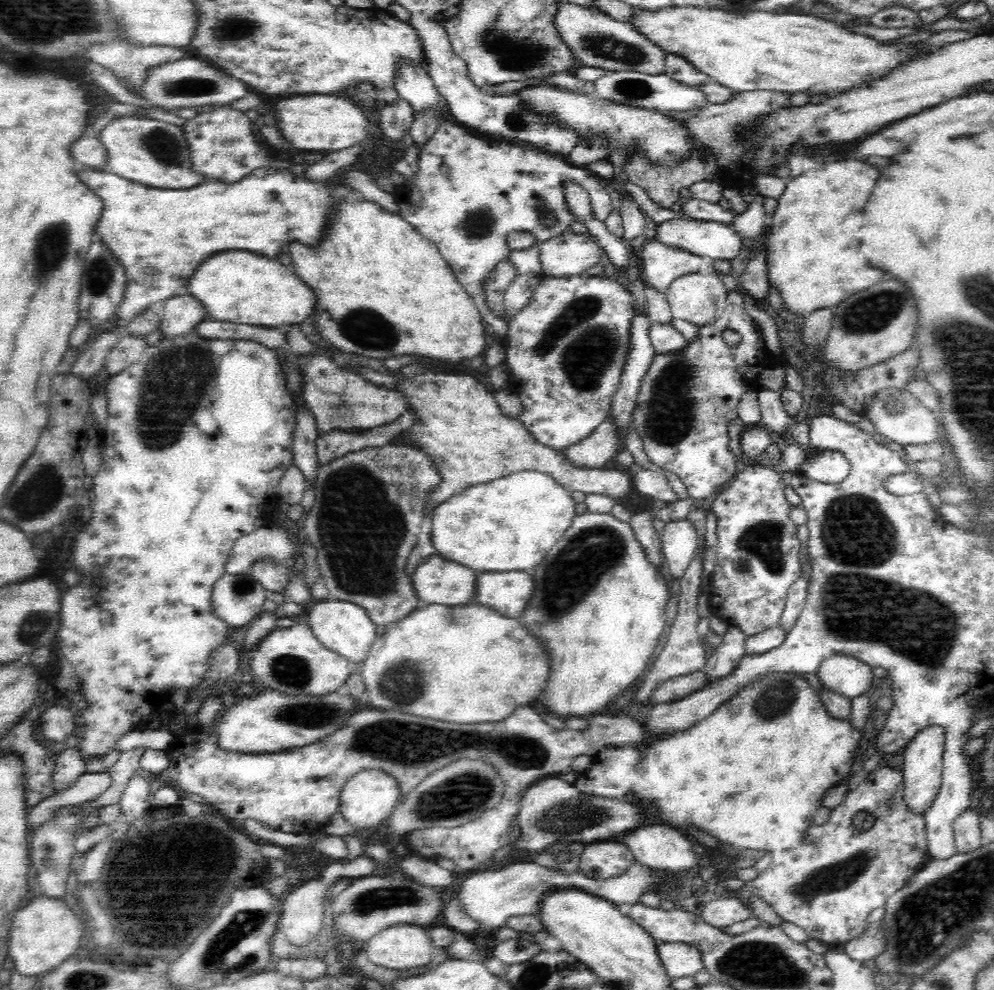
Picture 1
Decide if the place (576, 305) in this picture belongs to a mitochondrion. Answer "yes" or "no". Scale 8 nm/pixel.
yes

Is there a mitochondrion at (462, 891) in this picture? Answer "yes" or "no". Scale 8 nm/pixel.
no

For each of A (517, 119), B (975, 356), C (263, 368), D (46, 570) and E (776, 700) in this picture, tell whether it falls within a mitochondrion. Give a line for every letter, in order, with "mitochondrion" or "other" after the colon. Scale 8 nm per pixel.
A: mitochondrion
B: mitochondrion
C: other
D: other
E: mitochondrion

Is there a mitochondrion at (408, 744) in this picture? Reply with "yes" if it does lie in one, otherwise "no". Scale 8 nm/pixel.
yes

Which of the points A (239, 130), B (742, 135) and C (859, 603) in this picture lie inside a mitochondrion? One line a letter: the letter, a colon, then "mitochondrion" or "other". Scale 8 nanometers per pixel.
A: other
B: other
C: mitochondrion

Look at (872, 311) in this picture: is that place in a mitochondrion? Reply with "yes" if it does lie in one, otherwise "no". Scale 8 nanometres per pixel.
yes

